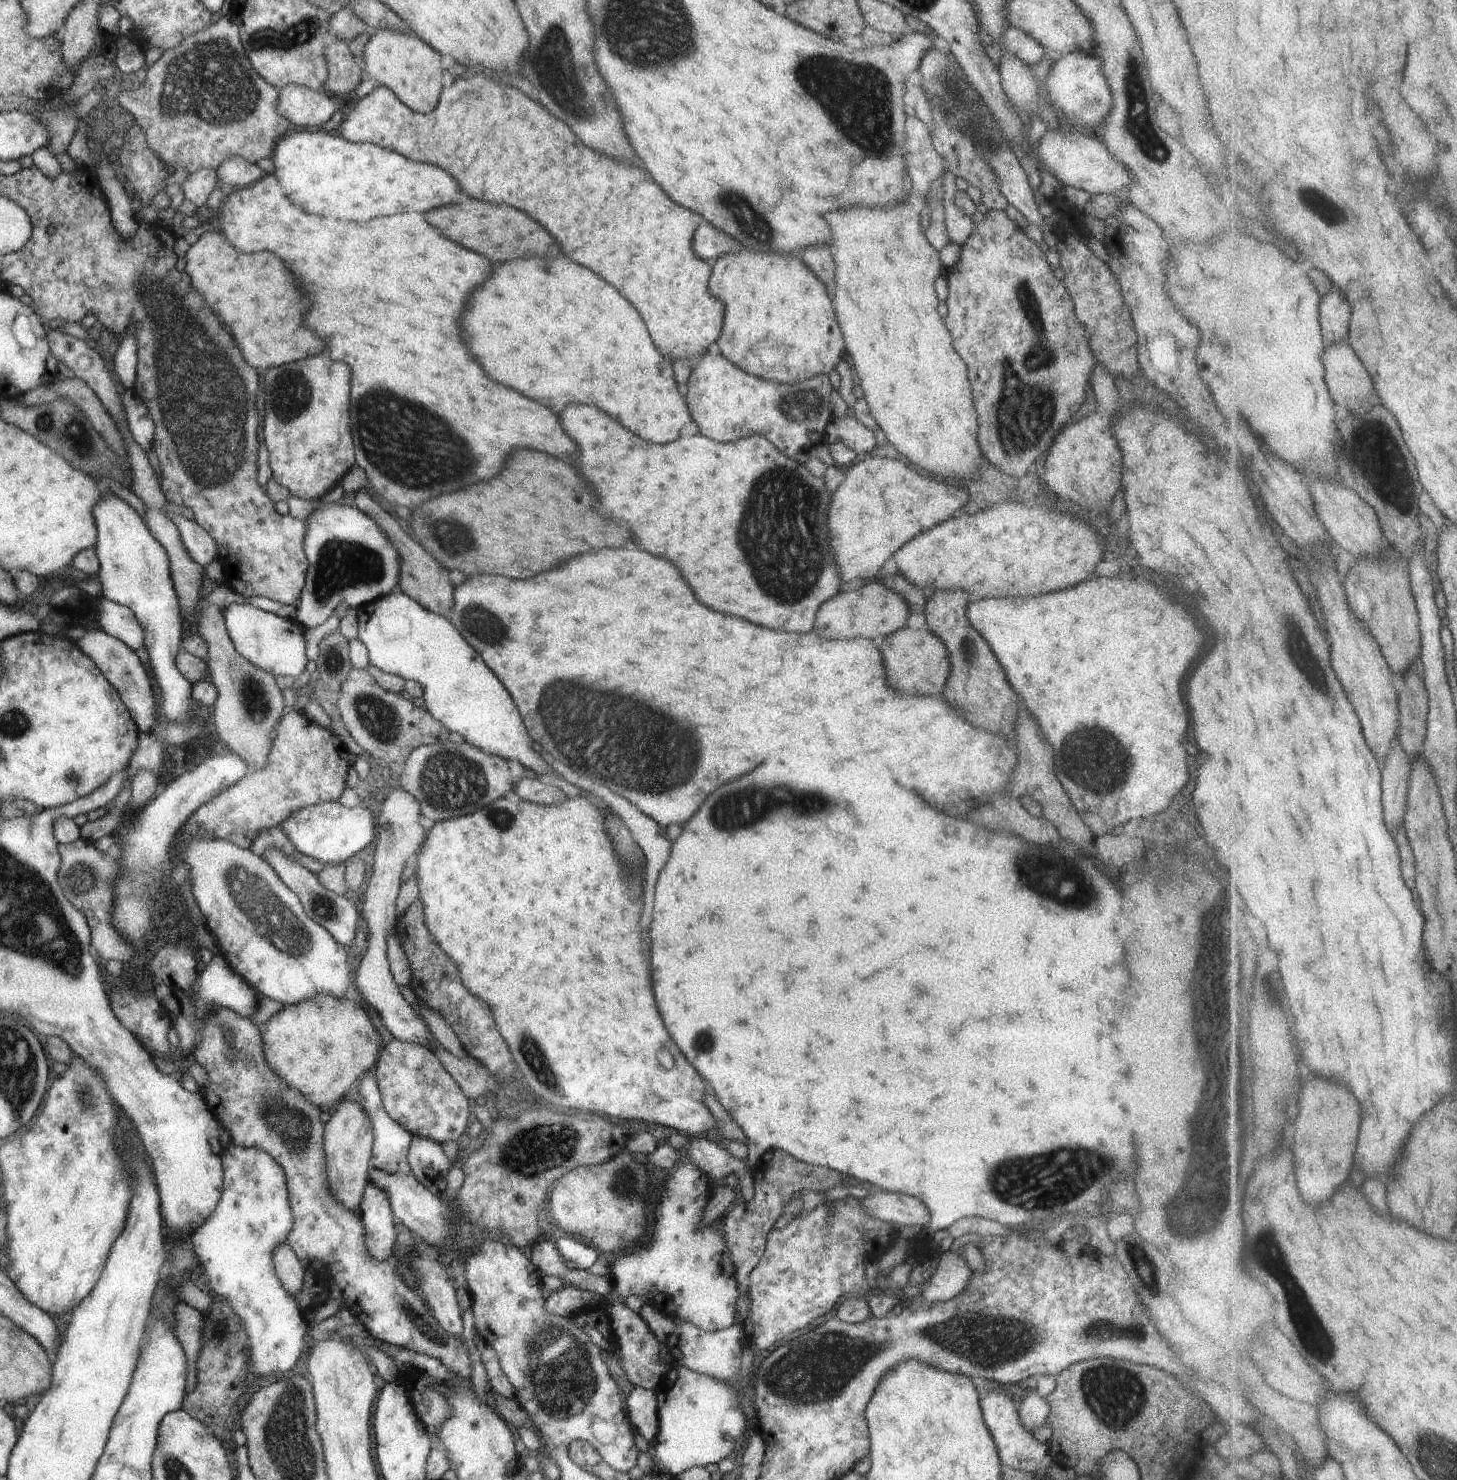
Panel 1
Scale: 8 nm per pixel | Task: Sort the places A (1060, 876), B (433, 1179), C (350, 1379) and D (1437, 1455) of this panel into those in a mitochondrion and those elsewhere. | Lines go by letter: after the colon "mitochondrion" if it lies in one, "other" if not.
A: mitochondrion
B: other
C: other
D: mitochondrion

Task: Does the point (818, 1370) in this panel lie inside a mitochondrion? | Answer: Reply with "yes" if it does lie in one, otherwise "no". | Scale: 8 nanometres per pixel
yes

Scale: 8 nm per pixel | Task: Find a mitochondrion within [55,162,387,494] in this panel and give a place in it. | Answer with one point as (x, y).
(291, 397)

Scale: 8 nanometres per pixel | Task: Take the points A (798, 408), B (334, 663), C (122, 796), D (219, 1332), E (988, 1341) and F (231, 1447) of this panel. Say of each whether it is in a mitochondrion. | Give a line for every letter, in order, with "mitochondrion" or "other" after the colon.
A: mitochondrion
B: mitochondrion
C: other
D: other
E: mitochondrion
F: other

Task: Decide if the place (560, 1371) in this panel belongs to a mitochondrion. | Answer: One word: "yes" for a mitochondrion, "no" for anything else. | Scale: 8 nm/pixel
yes

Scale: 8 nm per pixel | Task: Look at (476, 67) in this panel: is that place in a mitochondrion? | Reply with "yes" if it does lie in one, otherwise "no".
no

